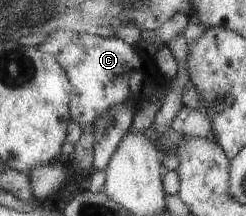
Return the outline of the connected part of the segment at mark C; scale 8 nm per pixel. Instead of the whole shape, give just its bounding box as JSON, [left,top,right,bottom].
[36,28,171,197]

